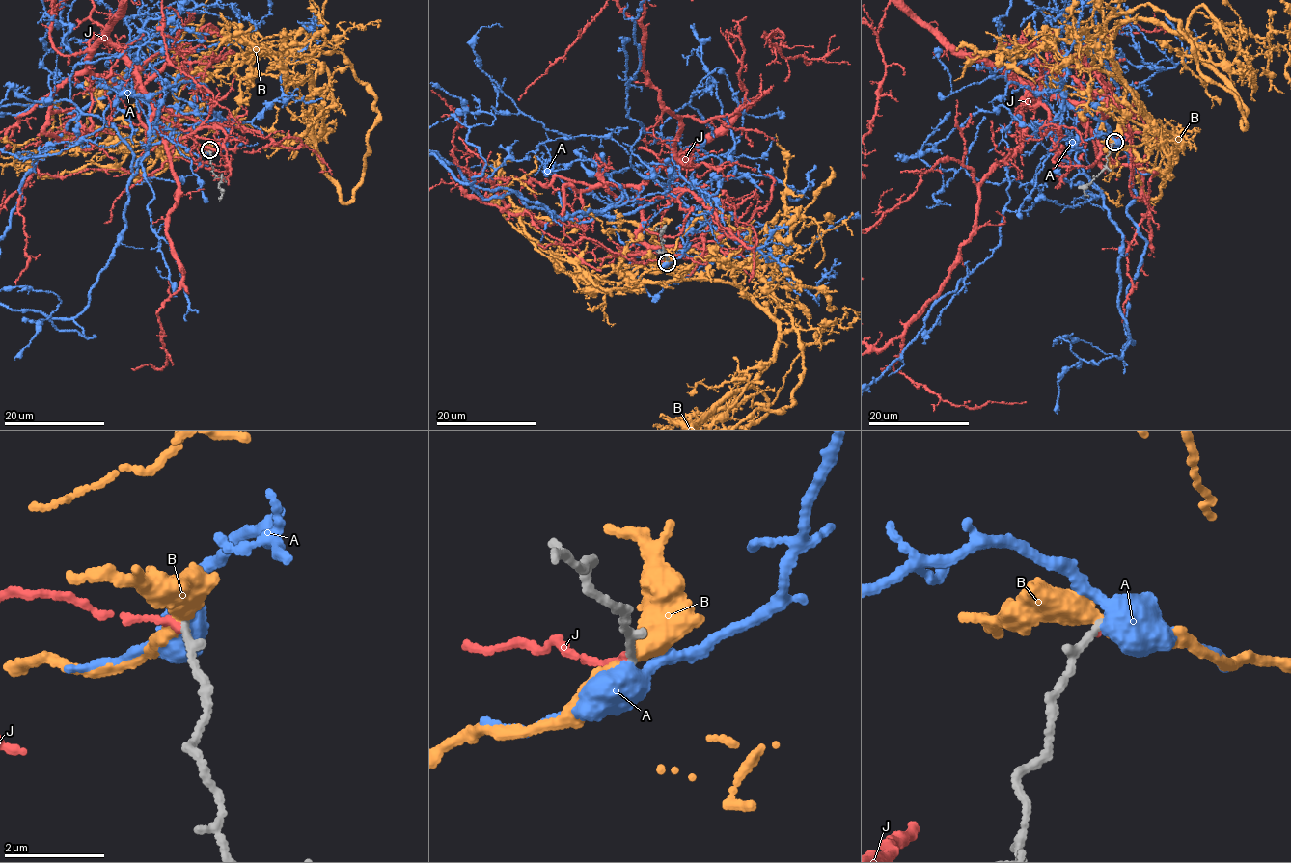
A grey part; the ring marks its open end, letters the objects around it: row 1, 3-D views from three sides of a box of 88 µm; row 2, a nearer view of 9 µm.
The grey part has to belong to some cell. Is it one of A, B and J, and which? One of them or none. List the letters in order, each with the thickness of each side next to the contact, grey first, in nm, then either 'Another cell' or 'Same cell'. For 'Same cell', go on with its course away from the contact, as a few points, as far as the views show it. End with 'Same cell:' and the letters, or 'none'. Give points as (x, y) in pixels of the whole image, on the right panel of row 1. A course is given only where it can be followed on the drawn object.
A: Thickness 150 nm (grey) against 440 nm. Another cell
B: Thickness 120 nm (grey) against 340 nm. Another cell
J: Thickness 160 nm (grey) against 100 nm. Another cell
Same cell: none

